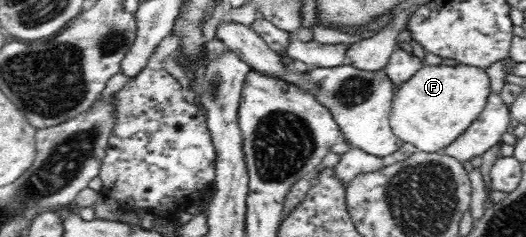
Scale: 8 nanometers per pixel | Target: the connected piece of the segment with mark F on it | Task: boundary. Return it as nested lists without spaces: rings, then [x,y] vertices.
[[[461,63],[458,66],[448,65],[422,65],[422,67],[409,79],[398,87],[394,94],[390,112],[390,127],[404,143],[409,142],[417,150],[428,153],[441,153],[458,136],[461,136],[483,112],[487,104],[489,92],[494,88],[486,73],[486,69],[472,67]]]

